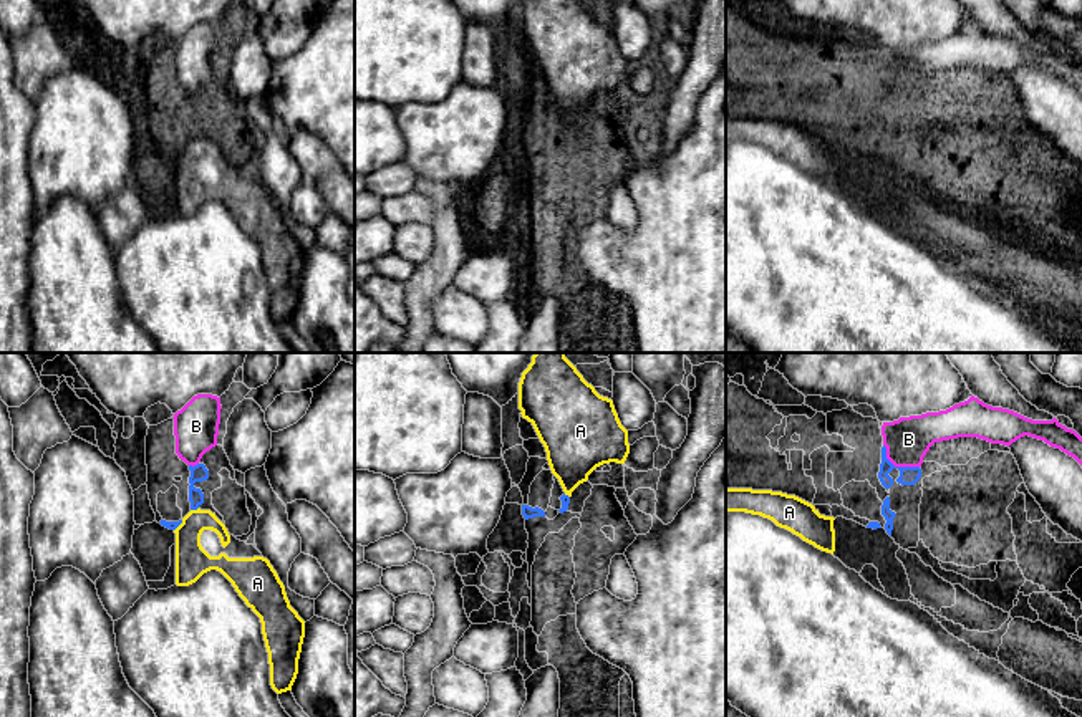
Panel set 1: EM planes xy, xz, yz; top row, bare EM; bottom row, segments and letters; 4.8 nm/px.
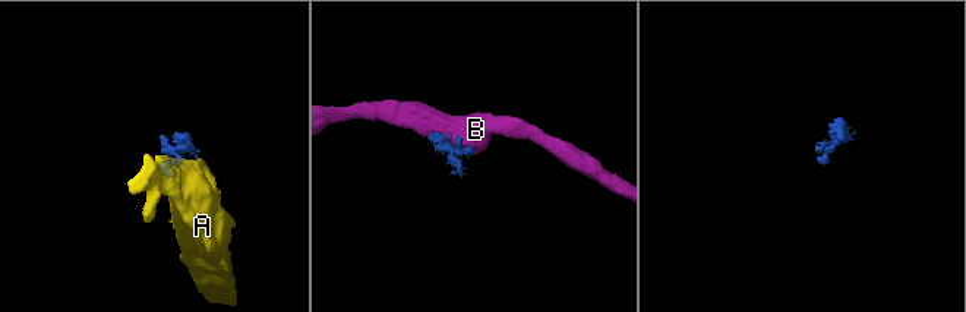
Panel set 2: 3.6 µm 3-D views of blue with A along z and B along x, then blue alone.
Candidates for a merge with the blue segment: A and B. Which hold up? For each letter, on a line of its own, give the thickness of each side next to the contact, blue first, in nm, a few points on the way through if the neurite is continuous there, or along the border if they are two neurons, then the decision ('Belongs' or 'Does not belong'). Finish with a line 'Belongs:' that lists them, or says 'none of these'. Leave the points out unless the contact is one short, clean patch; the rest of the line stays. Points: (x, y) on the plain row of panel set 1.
A: Thickness 80 nm (blue) against 160 nm. Boundary: xy (198, 136), (191, 139). Does not belong
B: Thickness 100 nm (blue) against 220 nm. Does not belong
Belongs: none of these

